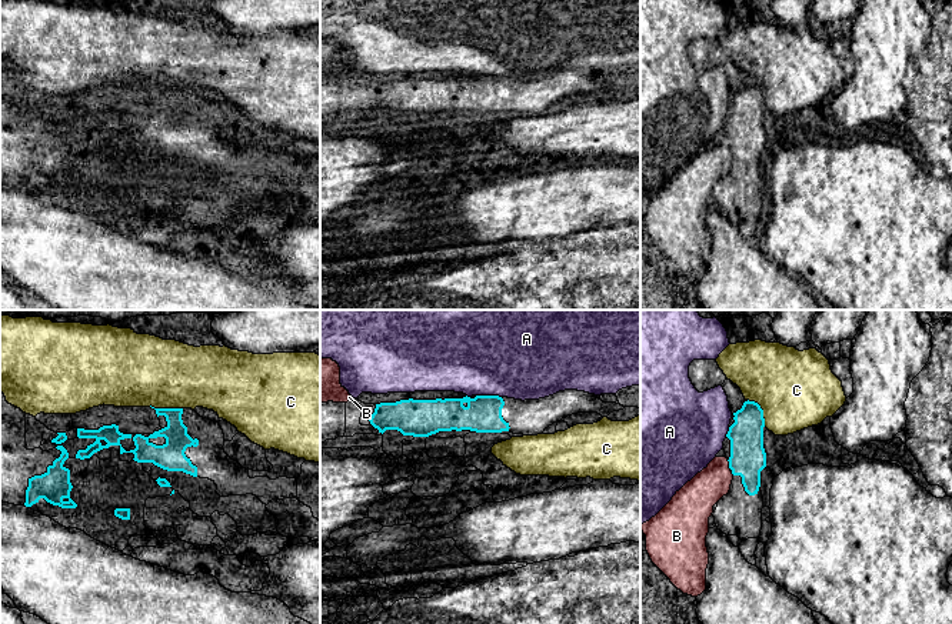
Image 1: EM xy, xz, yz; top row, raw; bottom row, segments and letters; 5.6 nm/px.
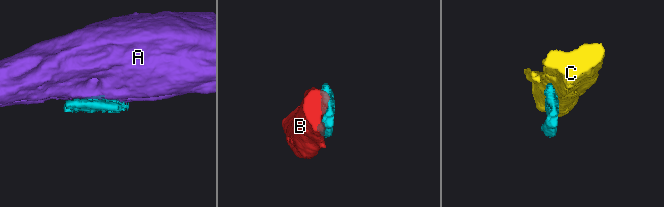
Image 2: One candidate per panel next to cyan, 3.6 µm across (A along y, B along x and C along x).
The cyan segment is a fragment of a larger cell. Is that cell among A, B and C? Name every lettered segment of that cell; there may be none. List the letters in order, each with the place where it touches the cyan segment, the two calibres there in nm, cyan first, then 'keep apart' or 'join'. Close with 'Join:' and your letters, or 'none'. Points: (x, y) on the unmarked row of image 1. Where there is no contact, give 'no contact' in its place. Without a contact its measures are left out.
A: xz (489, 76) | 200/440 nm | keep apart
B: yz (729, 144) | 200/200 nm | keep apart
C: xy (166, 89) | 140/400 nm | keep apart
Join: none

